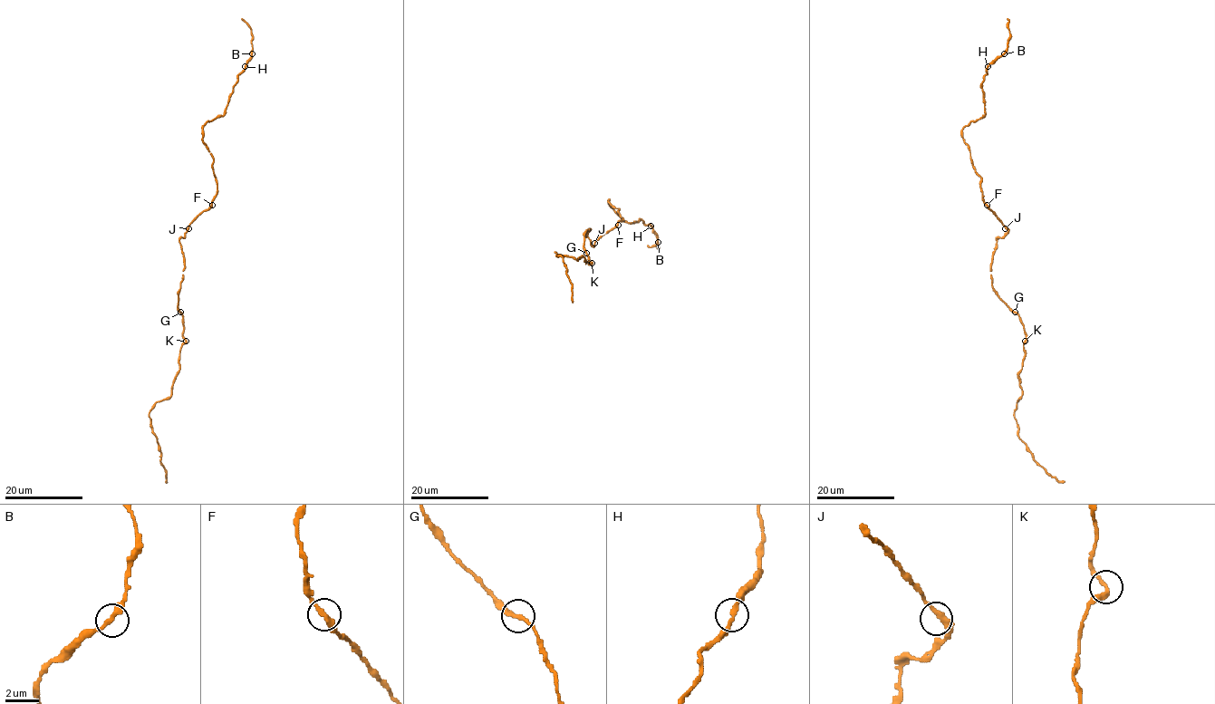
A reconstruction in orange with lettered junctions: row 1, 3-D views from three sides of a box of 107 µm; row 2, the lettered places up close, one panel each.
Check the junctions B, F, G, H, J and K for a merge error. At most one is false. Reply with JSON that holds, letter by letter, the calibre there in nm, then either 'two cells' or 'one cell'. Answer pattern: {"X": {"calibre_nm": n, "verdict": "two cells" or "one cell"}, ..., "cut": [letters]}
{"B": {"calibre_nm": 320, "verdict": "one cell"}, "F": {"calibre_nm": 320, "verdict": "one cell"}, "G": {"calibre_nm": 300, "verdict": "one cell"}, "H": {"calibre_nm": 300, "verdict": "one cell"}, "J": {"calibre_nm": 320, "verdict": "one cell"}, "K": {"calibre_nm": 320, "verdict": "one cell"}, "cut": []}

